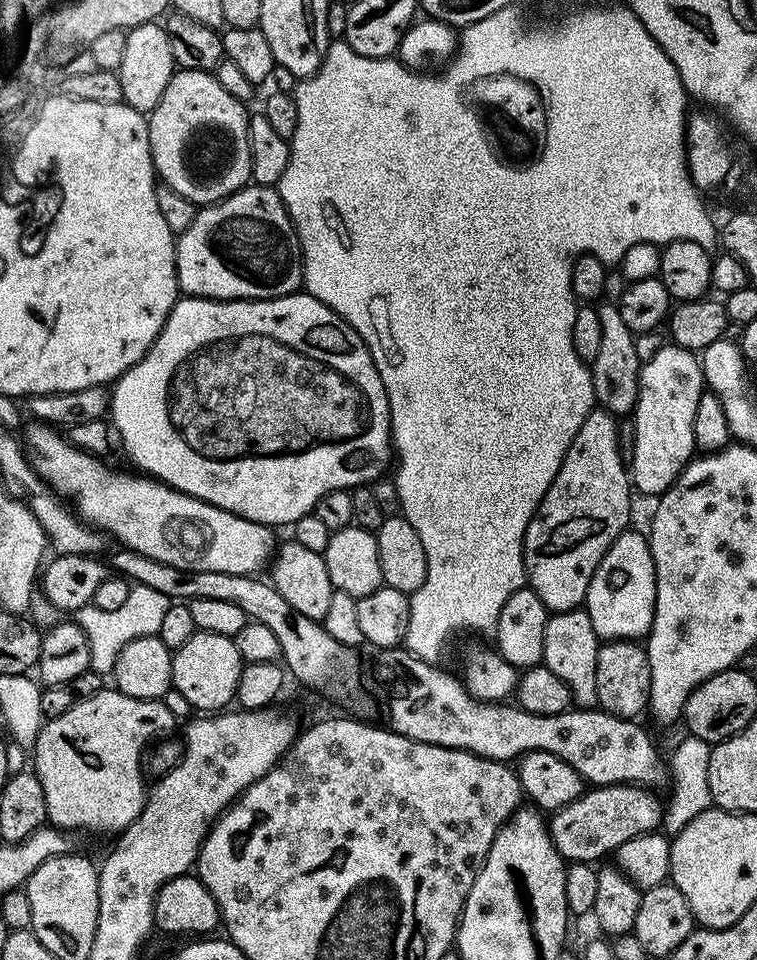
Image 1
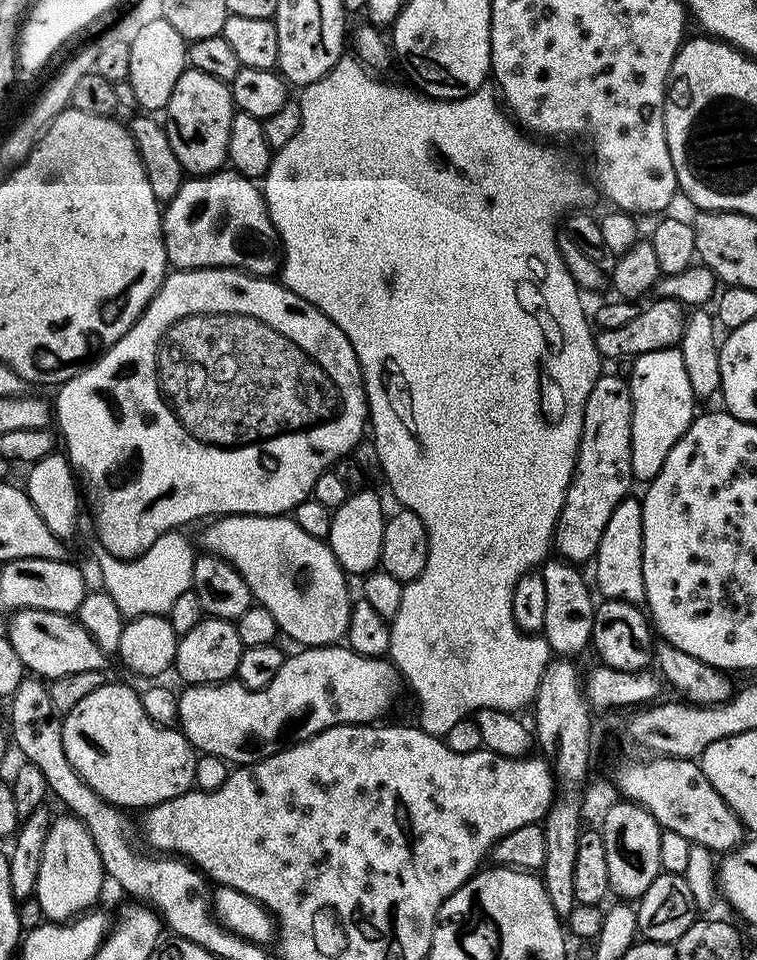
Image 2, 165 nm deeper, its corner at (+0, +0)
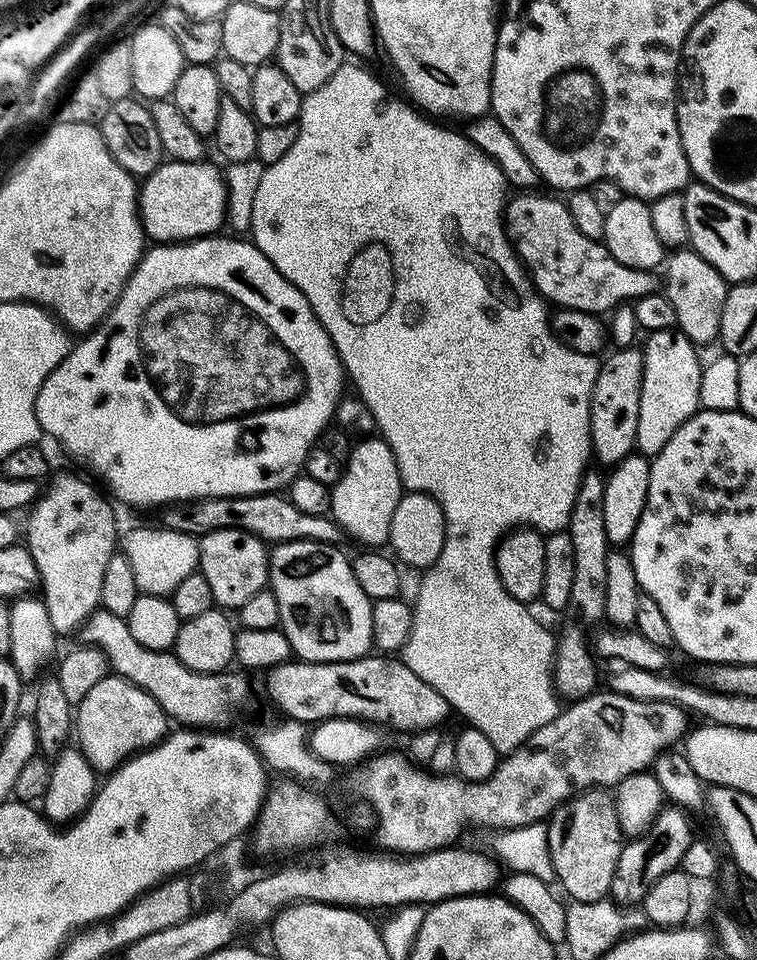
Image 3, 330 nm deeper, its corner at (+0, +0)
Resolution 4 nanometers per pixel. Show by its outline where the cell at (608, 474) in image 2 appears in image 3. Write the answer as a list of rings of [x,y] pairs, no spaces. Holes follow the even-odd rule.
[[[617,347],[600,360],[598,378],[590,398],[590,434],[592,456],[607,466],[622,462],[633,455],[638,434],[638,402],[642,390],[644,354],[639,347]]]

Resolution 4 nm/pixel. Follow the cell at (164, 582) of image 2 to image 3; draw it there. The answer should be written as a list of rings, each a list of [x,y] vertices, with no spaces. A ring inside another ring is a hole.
[[[163,526],[132,528],[118,540],[119,551],[134,570],[134,582],[145,596],[171,597],[172,592],[200,563],[200,541],[190,534],[175,532]]]

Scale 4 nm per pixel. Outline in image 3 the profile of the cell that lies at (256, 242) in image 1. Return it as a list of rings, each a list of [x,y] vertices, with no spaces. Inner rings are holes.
[[[169,159],[143,177],[138,188],[138,207],[144,234],[156,244],[174,244],[214,236],[225,227],[228,215],[228,185],[223,171],[209,162]]]

